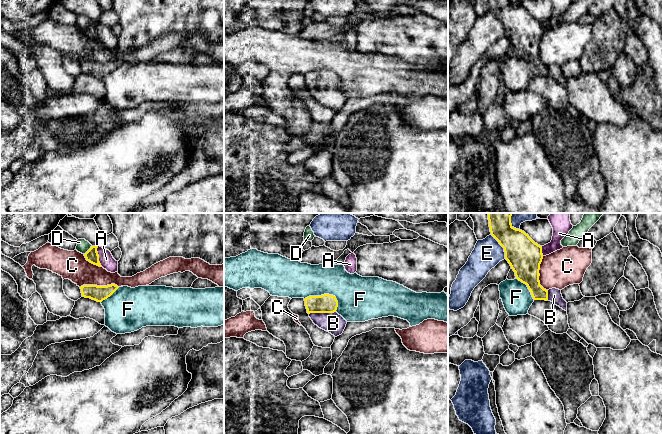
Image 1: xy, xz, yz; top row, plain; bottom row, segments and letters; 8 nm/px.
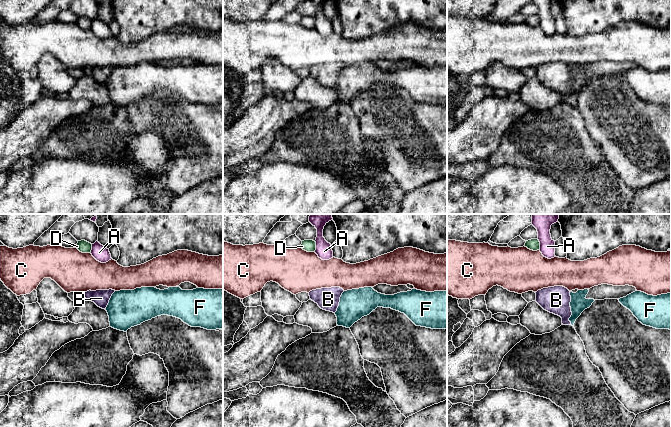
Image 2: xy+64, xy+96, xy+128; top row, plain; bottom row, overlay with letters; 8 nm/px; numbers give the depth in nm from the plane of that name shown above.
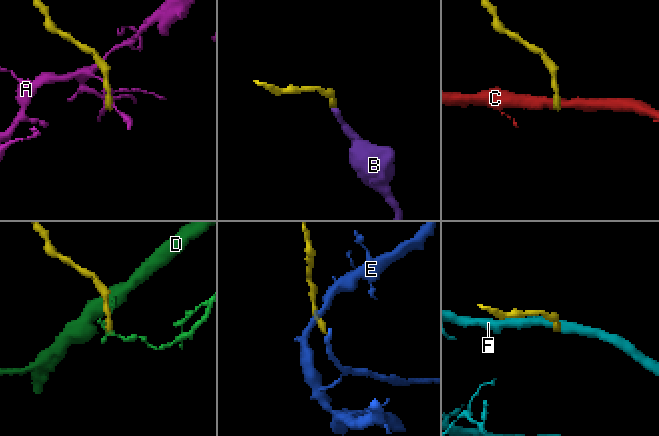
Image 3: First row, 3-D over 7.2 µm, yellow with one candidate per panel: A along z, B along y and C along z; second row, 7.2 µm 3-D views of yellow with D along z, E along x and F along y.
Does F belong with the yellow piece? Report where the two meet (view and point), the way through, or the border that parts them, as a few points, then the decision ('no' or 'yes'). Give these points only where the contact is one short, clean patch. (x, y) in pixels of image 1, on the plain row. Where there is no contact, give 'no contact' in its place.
meets yellow in xz at (324, 70); border along xz (304, 75), (309, 72), (332, 70), (338, 82); no

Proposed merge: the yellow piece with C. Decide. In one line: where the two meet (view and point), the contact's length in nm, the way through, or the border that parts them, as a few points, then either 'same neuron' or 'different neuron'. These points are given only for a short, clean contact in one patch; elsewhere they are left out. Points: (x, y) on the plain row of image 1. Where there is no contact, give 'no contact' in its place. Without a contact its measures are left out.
contact xy (99, 62); length 320 nm; border xy (118, 62), (107, 60), (82, 61), (80, 63); different neuron

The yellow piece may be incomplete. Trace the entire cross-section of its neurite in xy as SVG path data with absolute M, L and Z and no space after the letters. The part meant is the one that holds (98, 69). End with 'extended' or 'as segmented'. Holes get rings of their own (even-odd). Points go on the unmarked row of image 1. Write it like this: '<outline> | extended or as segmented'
M115 60L107 62L97 62L97 61L83 61L80 63L82 73L90 74L97 78L102 78L103 76L110 73L119 63Z | as segmented

